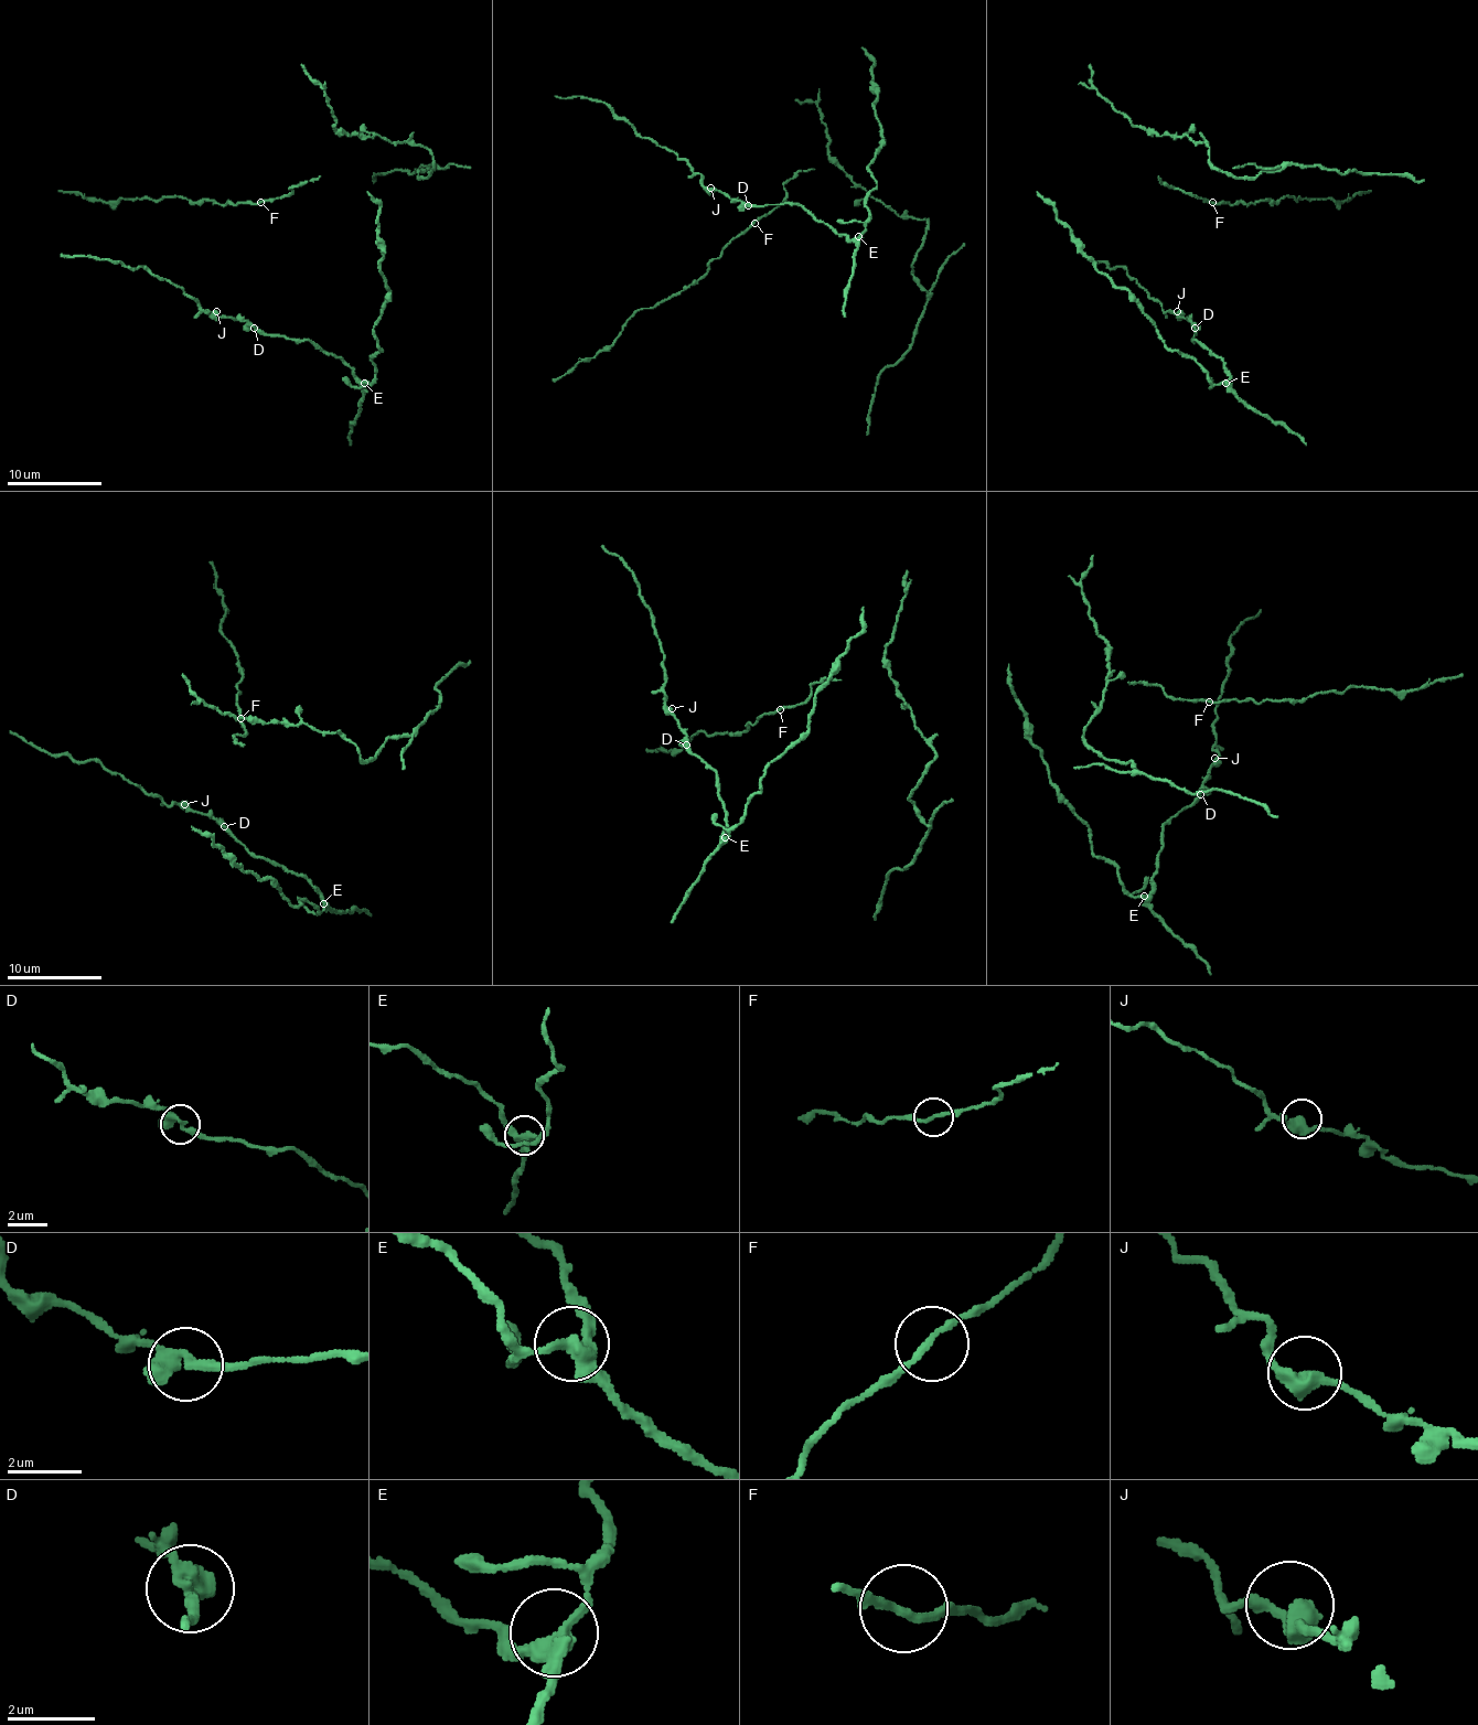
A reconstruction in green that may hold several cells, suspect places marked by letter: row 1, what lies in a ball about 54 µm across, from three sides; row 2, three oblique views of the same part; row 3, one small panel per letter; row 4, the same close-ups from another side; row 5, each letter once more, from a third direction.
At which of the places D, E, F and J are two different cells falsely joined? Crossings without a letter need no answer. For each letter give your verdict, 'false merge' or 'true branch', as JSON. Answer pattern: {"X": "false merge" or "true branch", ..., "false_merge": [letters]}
{"D": "true branch", "E": "true branch", "F": "true branch", "J": "true branch", "false_merge": []}

